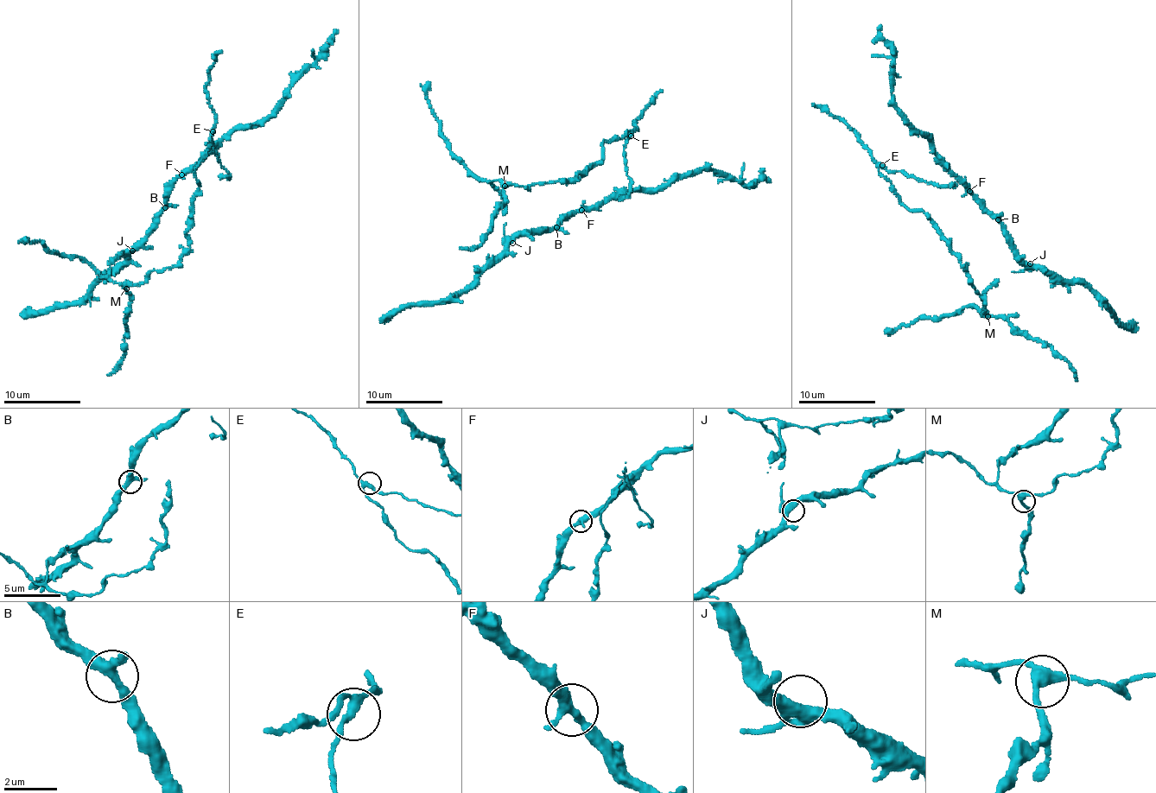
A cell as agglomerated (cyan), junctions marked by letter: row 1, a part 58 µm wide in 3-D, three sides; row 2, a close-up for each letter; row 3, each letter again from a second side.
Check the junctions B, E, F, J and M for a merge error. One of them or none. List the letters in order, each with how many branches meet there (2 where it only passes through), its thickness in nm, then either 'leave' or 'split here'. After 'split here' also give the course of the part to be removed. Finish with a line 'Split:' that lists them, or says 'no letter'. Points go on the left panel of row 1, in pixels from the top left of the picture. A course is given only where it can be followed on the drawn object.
B: 3 branches meet; 360 nm thick; leave
E: 3 branches meet; 260 nm thick; leave
F: 3 branches meet; 320 nm thick; leave
J: 3 branches meet; 400 nm thick; leave
M: 3 branches meet; 360 nm thick; leave
Split: no letter

